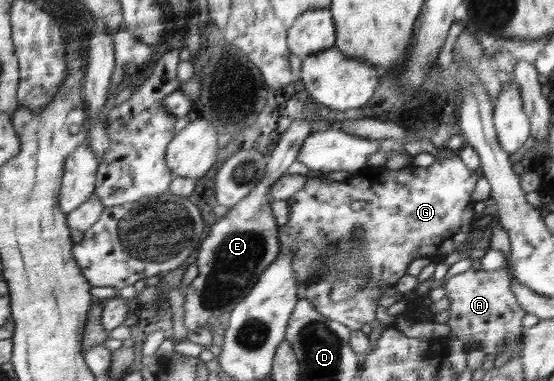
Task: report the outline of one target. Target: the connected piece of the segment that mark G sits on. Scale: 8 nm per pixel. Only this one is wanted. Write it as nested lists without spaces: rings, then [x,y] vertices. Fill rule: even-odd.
[[[458,155],[448,159],[437,158],[428,167],[408,165],[394,170],[385,166],[372,168],[366,165],[362,172],[352,172],[345,181],[334,181],[332,184],[322,182],[320,176],[313,176],[300,191],[286,199],[290,206],[290,215],[286,226],[279,231],[281,253],[292,253],[293,256],[292,269],[298,279],[299,299],[308,299],[324,317],[343,323],[348,329],[362,330],[362,327],[366,327],[364,323],[371,324],[376,319],[376,307],[382,293],[406,275],[406,269],[414,259],[426,257],[442,261],[462,243],[466,243],[465,247],[470,246],[470,251],[467,251],[470,258],[480,259],[490,247],[492,237],[492,234],[482,232],[480,238],[472,234],[485,223],[474,214],[475,202],[470,198],[480,177],[481,175],[476,173],[476,170],[471,170]],[[354,201],[366,201],[368,204],[362,210],[353,211],[350,205]],[[354,226],[361,227],[361,237],[353,235]],[[354,247],[360,247],[356,261],[362,260],[365,263],[363,269],[356,270],[357,276],[362,271],[366,273],[363,287],[361,291],[345,299],[344,303],[332,303],[330,292],[333,283],[340,280],[337,279],[340,276],[337,275],[339,265],[344,258],[351,256]]]

